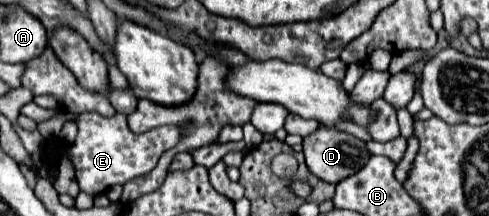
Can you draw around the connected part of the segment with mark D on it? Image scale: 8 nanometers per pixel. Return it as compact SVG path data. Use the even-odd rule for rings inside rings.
M318 127L318 131L304 137L302 153L306 157L308 169L318 179L322 179L326 183L334 183L334 185L340 183L342 179L354 175L356 171L360 171L360 167L364 167L364 163L370 159L370 153L368 153L364 141L350 137L350 135L344 135L340 131L332 131L330 127Z

